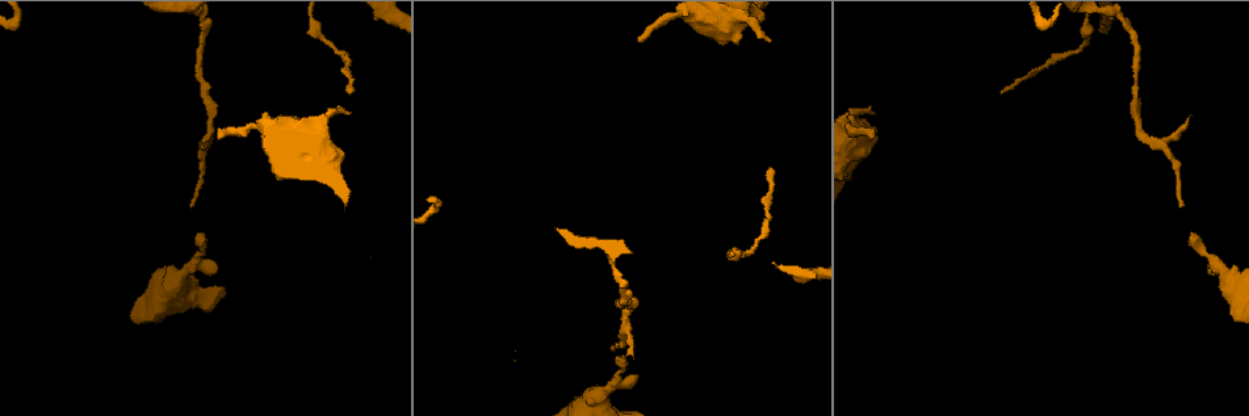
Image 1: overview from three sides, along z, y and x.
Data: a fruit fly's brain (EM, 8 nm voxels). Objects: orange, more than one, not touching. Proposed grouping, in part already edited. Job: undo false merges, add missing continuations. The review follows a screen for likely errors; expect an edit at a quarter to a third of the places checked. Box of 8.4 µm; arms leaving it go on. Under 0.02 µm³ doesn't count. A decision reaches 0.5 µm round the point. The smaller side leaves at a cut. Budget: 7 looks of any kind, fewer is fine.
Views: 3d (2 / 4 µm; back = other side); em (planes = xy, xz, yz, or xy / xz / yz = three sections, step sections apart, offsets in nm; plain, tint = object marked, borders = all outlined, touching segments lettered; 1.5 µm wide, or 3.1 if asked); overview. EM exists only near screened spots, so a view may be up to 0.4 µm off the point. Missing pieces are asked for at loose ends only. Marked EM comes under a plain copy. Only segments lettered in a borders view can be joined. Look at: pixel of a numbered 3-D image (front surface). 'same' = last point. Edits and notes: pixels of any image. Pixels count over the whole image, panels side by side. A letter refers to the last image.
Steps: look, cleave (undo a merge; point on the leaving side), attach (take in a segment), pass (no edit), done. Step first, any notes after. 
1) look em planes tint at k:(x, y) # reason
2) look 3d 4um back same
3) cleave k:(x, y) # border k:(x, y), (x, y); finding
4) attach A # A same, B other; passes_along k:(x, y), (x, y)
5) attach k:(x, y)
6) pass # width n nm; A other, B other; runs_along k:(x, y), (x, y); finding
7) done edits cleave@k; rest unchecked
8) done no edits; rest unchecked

look 3d 2um at 1:(217, 137) # thin end

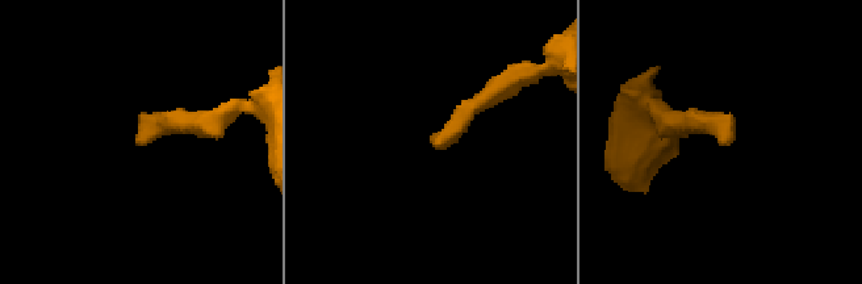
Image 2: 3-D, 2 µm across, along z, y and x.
look em planes borders at 2:(731, 141)

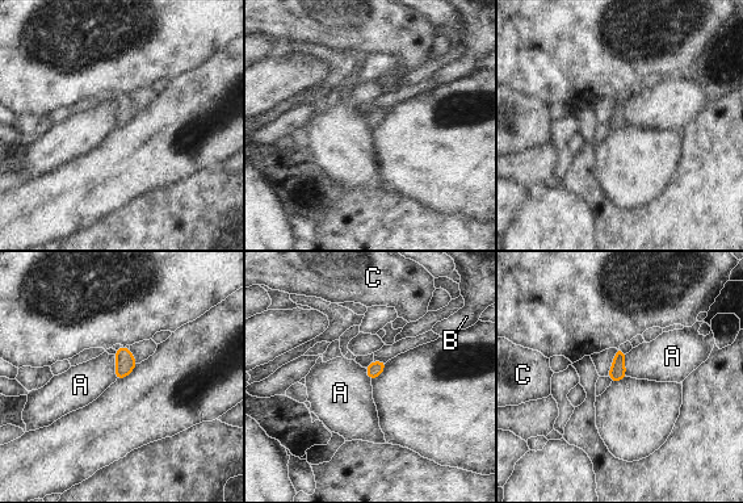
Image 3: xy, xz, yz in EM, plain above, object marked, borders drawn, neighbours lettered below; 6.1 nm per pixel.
pass # longest_contact A 160 nm; A other, B other, C other; border 3:(114, 355), (116, 380); no lettered segment goes on from it

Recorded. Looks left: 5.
look 3d 4um at 1:(1191, 116) # tapers out

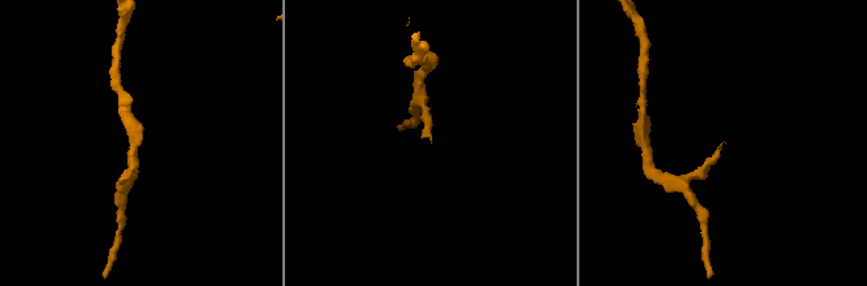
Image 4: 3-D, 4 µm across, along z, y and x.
look em yz step 4 borders at 4:(428, 137) # shape alone is not enough

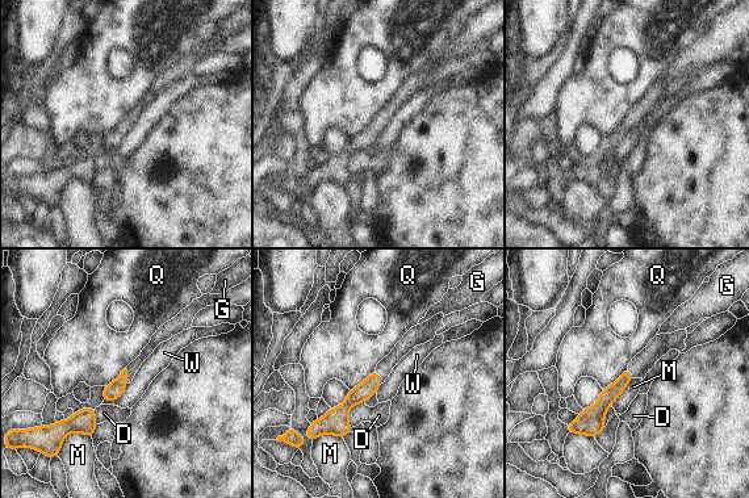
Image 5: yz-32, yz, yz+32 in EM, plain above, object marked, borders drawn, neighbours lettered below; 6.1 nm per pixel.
look em planes borders same

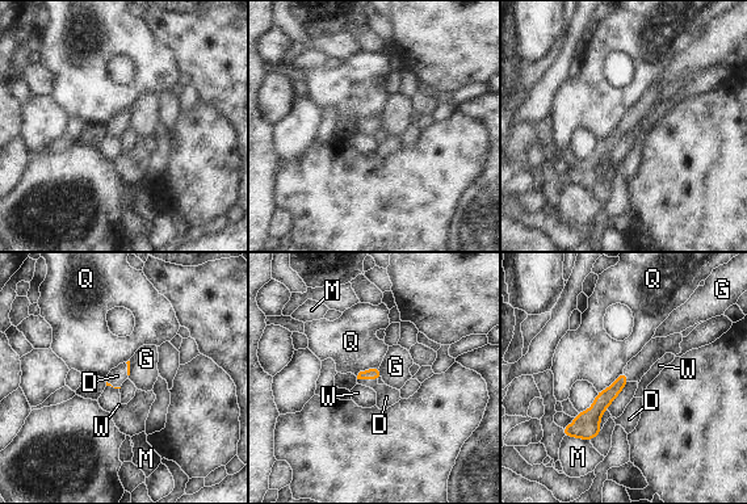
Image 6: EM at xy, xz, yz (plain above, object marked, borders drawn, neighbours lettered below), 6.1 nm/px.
attach D # D same, G other, M other, Q other, W other; passes_along 6:(374, 373), (368, 378), (386, 397); the cell continues

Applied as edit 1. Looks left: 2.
look 3d 2um at 1:(615, 357) # an open end

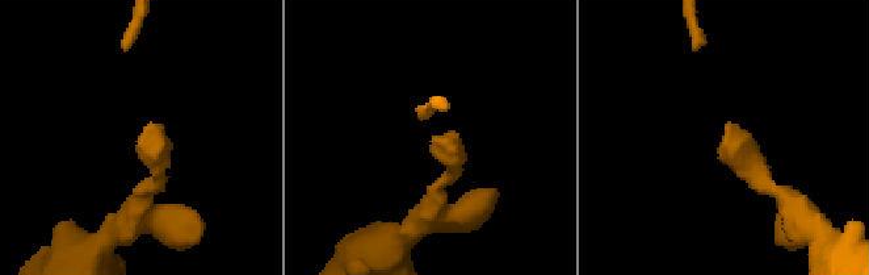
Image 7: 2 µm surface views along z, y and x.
look em planes borders at 7:(438, 138)

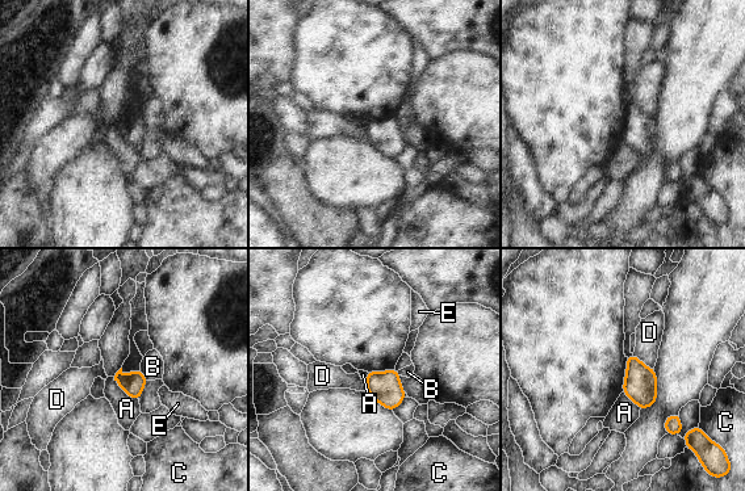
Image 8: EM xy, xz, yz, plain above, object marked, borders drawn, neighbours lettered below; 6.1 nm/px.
pass # A other, B other, C other, D other, E other; border 8:(632, 353), (653, 369); no lettered segment goes on from it

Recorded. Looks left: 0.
done edits attach@6; rest unchecked

